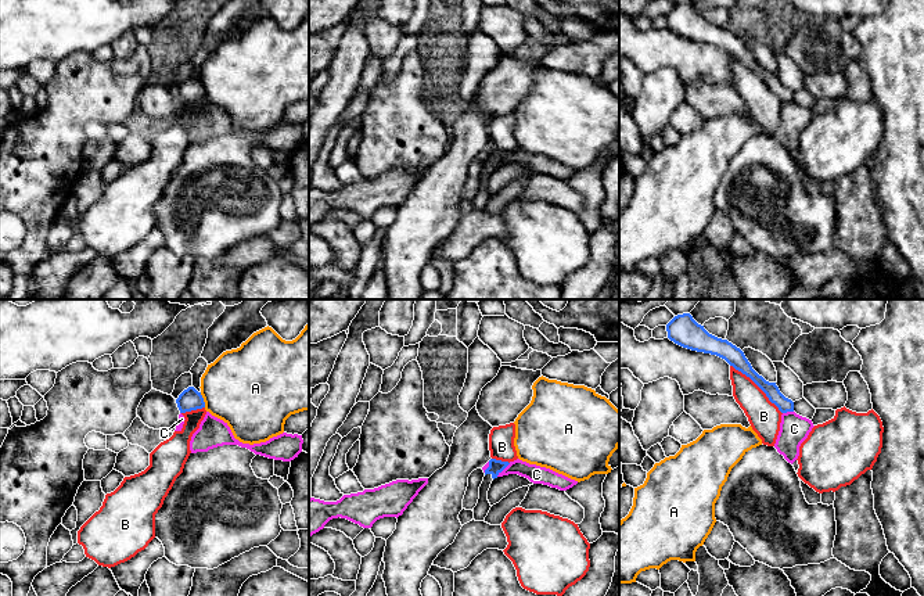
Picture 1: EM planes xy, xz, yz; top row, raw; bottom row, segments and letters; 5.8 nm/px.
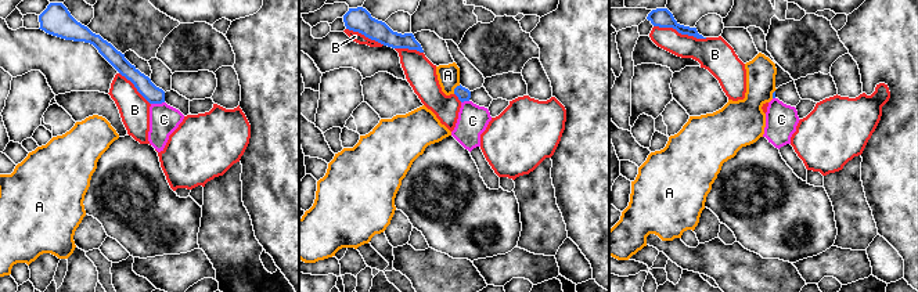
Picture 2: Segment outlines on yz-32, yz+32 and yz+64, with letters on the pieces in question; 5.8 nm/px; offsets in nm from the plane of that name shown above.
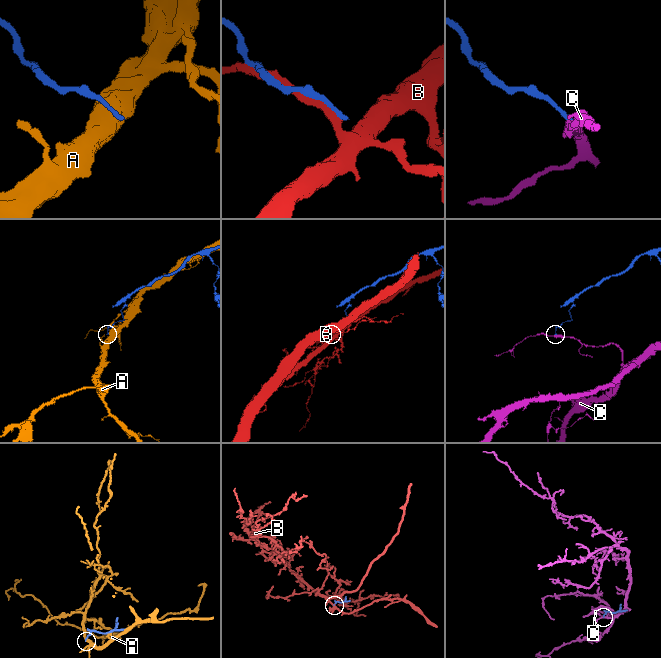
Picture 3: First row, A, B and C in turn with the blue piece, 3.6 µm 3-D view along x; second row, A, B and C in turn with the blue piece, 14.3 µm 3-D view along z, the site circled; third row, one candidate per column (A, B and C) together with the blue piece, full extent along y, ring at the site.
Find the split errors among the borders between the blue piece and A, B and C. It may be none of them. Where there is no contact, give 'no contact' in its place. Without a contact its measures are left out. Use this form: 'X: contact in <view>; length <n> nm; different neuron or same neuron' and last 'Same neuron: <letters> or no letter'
A: contact in xy; length 90 nm; different neuron
B: contact in yz; length 420 nm; different neuron
C: contact in xz; length 120 nm; different neuron
Same neuron: no letter

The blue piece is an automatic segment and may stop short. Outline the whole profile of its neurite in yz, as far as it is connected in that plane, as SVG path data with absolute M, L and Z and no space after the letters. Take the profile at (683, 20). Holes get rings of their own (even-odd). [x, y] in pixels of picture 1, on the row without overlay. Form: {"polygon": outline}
{"polygon": "M690 3L675 6L666 14L666 21L668 28L683 37L725 49L736 60L749 67L781 103L794 101L794 91L780 82L776 72L769 72L759 65L740 37L727 29L709 24Z"}

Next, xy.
{"polygon": "M194 76L184 79L176 89L180 103L205 97L204 87Z"}

